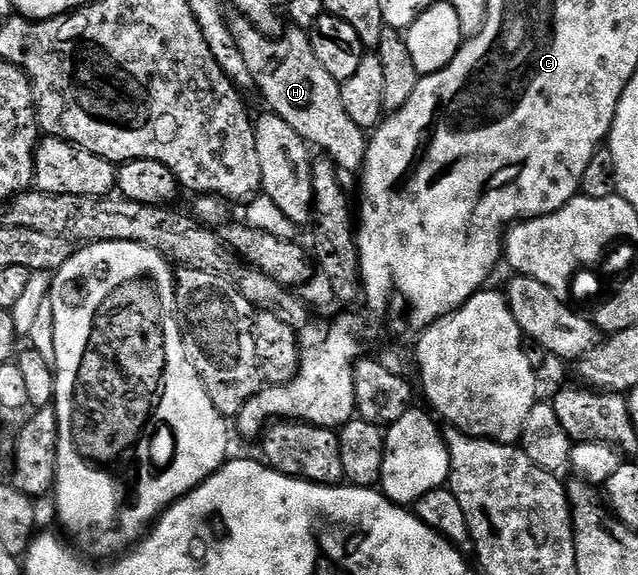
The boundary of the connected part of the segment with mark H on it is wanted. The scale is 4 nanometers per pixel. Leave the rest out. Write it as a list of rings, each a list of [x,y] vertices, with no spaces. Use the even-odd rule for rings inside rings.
[[[243,16],[233,17],[230,25],[242,58],[252,73],[255,89],[260,89],[268,105],[265,107],[282,116],[282,120],[286,120],[286,124],[290,124],[290,128],[294,128],[309,147],[316,149],[317,146],[341,171],[359,171],[366,160],[369,135],[350,120],[342,104],[340,83],[326,72],[326,68],[322,68],[318,56],[314,56],[309,31],[288,28],[284,38],[272,38],[276,36],[269,36]]]

